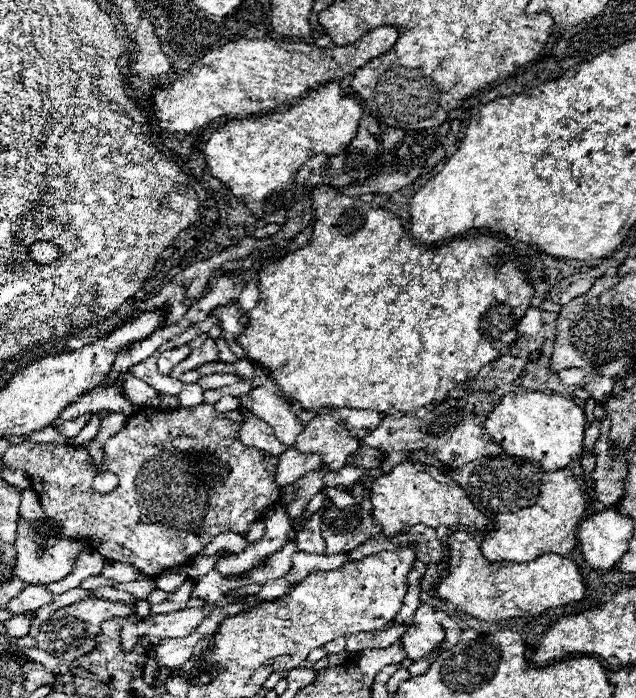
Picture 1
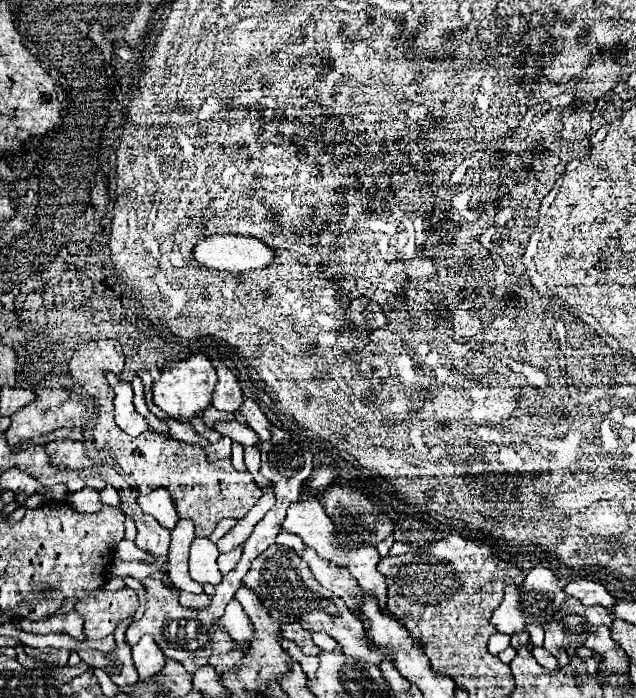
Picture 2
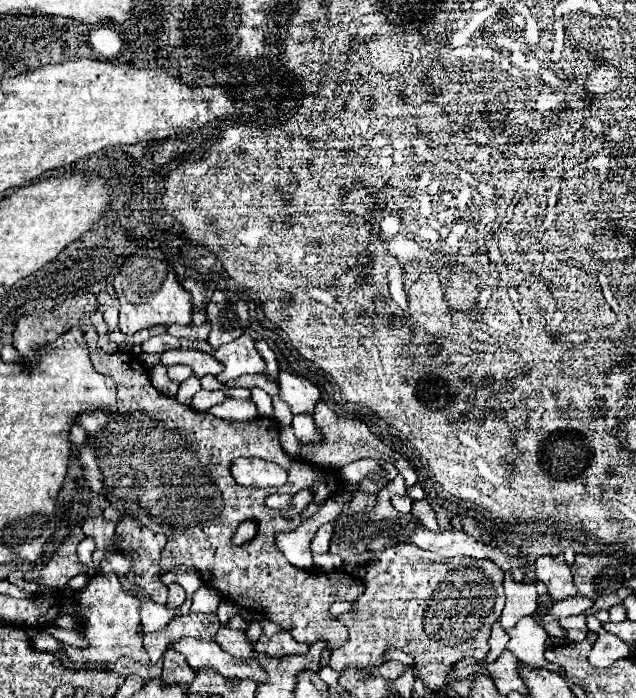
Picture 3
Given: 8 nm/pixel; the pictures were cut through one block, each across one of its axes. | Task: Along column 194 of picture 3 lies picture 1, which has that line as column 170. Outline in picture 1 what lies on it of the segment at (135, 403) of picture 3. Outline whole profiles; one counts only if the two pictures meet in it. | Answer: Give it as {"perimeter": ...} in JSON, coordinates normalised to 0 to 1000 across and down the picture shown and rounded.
{"perimeter":[[[330,579],[274,585],[264,590],[239,590],[236,585],[226,585],[220,596],[204,596],[198,613],[182,628],[176,625],[176,630],[164,639],[164,670],[173,670],[173,676],[182,676],[189,685],[186,699],[164,711],[142,702],[151,670],[138,662],[138,648],[132,642],[41,633],[41,639],[13,642],[3,659],[44,676],[49,699],[60,706],[72,736],[94,751],[94,768],[132,771],[138,774],[145,791],[160,794],[167,802],[204,808],[226,825],[242,828],[258,817],[283,811],[296,799],[308,797],[352,759],[387,768],[393,751],[403,748],[425,722],[437,719],[437,659],[415,653],[415,648],[403,648],[403,642],[384,642],[374,633],[381,605],[376,586],[340,590]]]}

